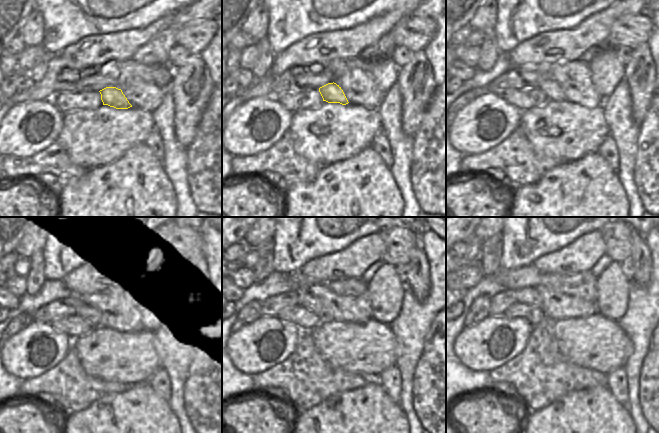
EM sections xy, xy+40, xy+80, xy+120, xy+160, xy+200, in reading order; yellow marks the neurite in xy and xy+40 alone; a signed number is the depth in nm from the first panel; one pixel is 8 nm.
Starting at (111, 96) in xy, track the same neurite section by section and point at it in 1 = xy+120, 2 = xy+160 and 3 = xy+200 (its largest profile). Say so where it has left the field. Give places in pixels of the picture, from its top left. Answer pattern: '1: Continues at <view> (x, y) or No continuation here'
1: Continues at xy+120 (93, 314)
2: Continues at xy+160 (306, 299)
3: Continues at xy+200 (528, 295)

